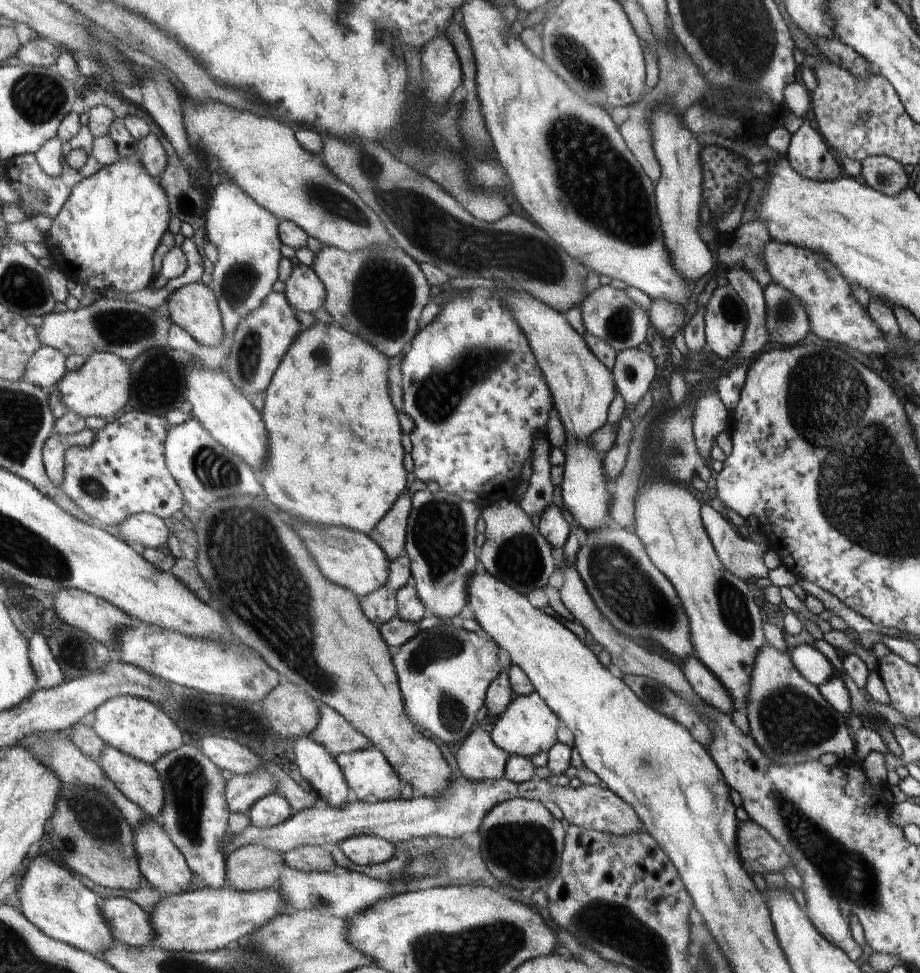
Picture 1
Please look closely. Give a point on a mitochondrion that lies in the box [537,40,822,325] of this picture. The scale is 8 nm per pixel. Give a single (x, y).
(598, 184)

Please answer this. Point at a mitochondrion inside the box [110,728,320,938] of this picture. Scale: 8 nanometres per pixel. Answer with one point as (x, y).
(190, 787)

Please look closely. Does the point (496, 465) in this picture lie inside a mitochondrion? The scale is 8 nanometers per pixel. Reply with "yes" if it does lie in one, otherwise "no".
no

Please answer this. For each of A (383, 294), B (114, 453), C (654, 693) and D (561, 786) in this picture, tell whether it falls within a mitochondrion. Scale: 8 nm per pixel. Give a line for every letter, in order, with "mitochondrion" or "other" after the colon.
A: mitochondrion
B: other
C: mitochondrion
D: other

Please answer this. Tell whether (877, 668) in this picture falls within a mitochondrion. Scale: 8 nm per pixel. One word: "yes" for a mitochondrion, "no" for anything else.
no

